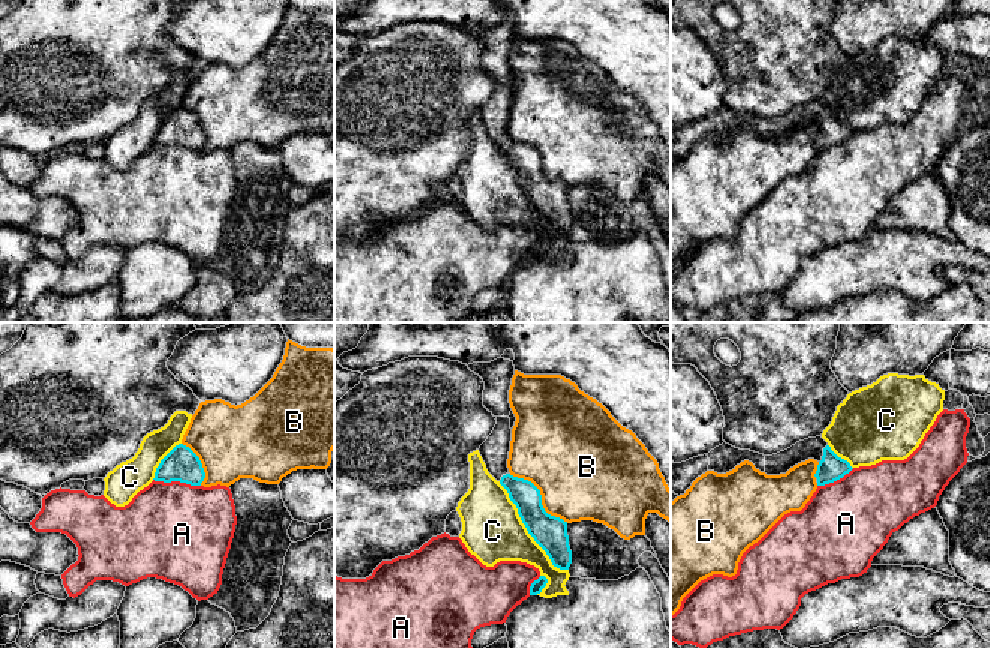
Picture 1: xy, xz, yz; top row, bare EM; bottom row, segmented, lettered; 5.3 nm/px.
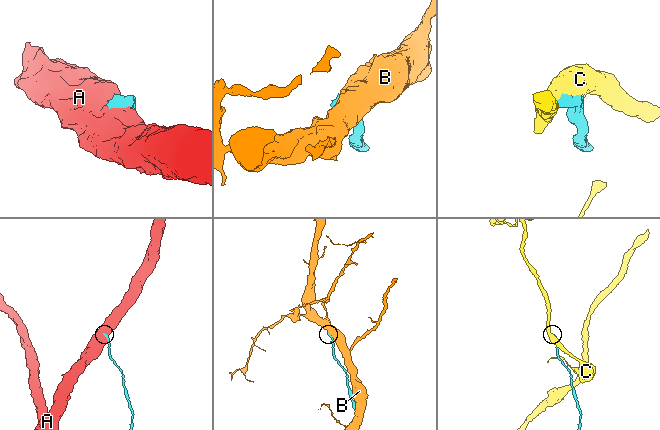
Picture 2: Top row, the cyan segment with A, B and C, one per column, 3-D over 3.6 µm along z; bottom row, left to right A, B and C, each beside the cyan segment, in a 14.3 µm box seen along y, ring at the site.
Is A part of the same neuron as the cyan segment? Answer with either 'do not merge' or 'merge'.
do not merge

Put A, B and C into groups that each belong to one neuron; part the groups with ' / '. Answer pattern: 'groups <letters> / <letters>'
groups A / B / C

